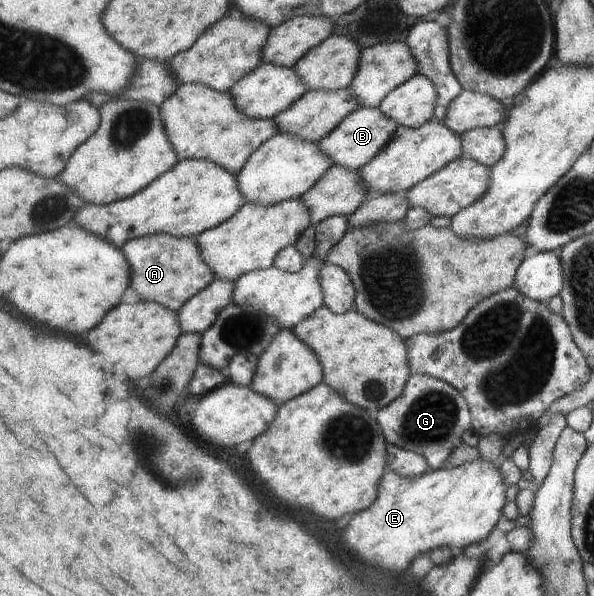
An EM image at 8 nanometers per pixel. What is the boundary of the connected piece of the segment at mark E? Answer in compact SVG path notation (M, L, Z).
M472 460L462 466L440 468L417 476L401 477L394 470L387 467L383 480L380 481L378 498L366 510L363 510L350 522L348 530L344 532L344 540L364 562L376 564L384 570L402 572L410 560L426 550L446 546L454 552L470 544L484 542L485 538L496 522L502 518L502 506L506 503L504 492L506 484L498 470L498 465L490 464L486 460Z

